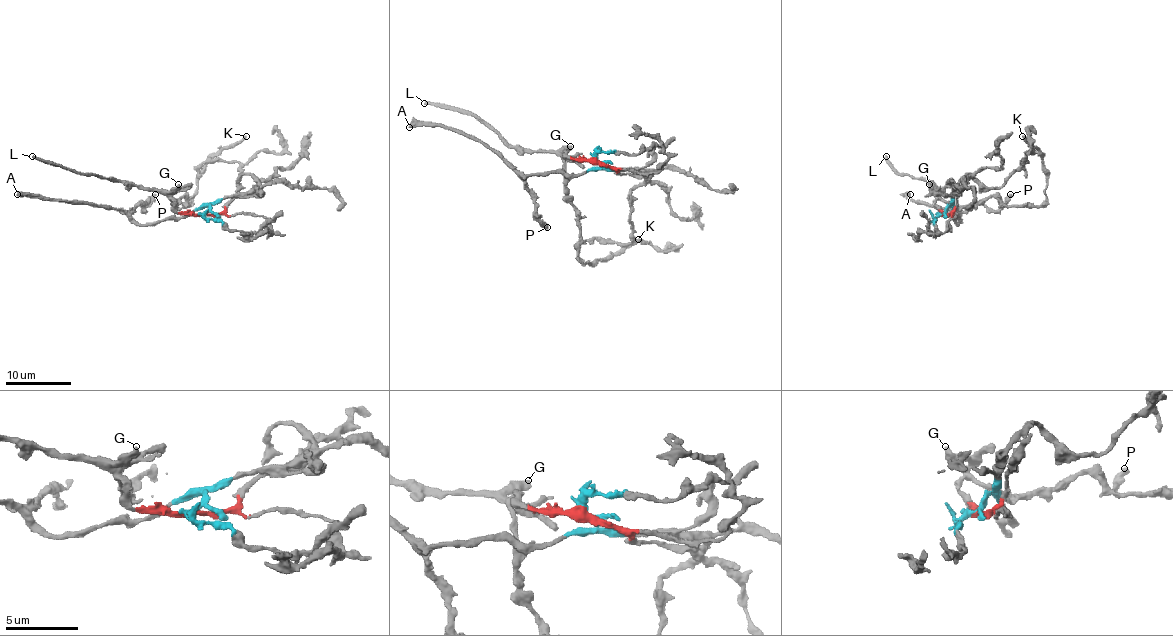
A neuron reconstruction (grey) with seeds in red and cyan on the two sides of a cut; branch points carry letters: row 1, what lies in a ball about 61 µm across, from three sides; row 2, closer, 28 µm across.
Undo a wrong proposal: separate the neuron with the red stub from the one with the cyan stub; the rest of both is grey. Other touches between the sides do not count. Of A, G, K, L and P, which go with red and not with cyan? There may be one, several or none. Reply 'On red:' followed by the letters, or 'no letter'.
On red: G, K, L

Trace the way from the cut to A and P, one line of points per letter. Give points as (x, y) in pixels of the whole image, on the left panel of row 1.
A: (203, 215), (207, 207), (198, 207), (182, 216), (136, 225), (118, 210), (16, 193)
P: (203, 215), (208, 208), (198, 207), (182, 216), (139, 225), (133, 212), (139, 205), (143, 210), (156, 193)

